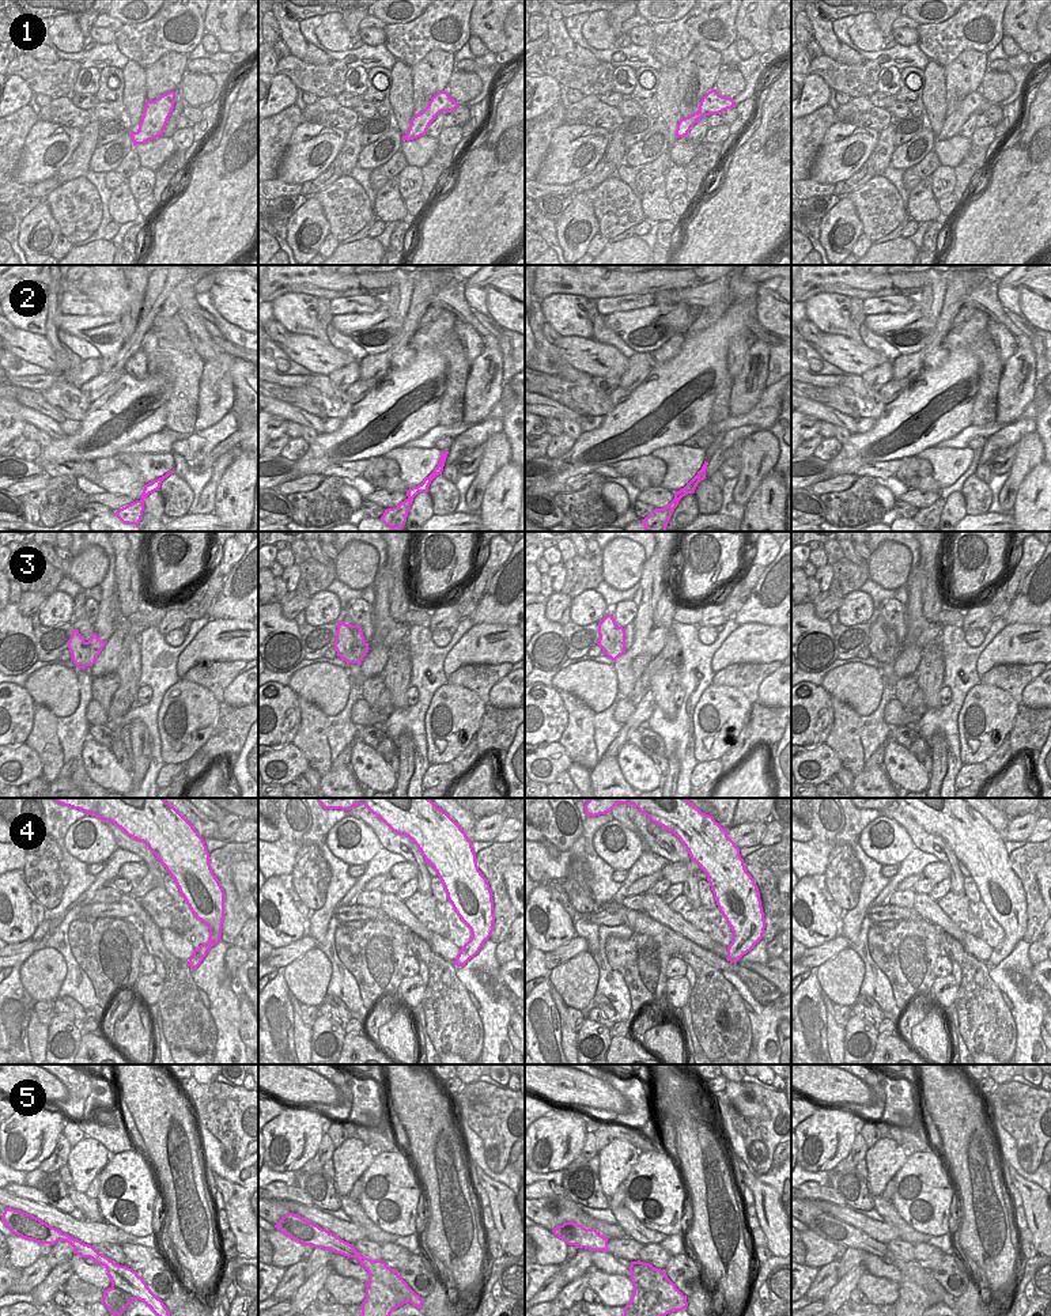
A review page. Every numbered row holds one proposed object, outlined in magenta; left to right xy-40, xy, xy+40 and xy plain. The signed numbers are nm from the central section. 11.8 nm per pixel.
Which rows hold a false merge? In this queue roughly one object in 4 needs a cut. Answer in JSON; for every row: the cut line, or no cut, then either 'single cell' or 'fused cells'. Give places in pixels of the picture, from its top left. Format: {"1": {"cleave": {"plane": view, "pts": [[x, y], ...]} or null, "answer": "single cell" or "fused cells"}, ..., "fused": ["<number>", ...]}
{"1": {"cleave": null, "answer": "single cell"}, "2": {"cleave": {"plane": "xy+40", "pts": [[666, 506], [673, 510]]}, "answer": "fused cells"}, "3": {"cleave": {"plane": "xy", "pts": [[352, 626], [352, 646], [347, 662]]}, "answer": "fused cells"}, "4": {"cleave": null, "answer": "single cell"}, "5": {"cleave": {"plane": "xy", "pts": [[367, 1269], [380, 1281], [409, 1293], [411, 1301]]}, "answer": "fused cells"}, "fused": ["2", "3", "5"]}

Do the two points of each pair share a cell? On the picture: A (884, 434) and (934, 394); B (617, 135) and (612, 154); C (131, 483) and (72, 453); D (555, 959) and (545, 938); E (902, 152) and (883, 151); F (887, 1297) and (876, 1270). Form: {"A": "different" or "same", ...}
{"A": "same", "B": "same", "C": "different", "D": "different", "E": "different", "F": "different"}

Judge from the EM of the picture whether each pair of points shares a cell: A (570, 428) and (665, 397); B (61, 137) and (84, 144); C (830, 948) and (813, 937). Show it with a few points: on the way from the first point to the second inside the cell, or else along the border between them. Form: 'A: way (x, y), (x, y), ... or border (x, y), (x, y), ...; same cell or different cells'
A: border (582, 433), (575, 441); different cells
B: border (82, 129), (78, 147), (60, 167); different cells
C: border (835, 936), (819, 945), (806, 948); different cells

